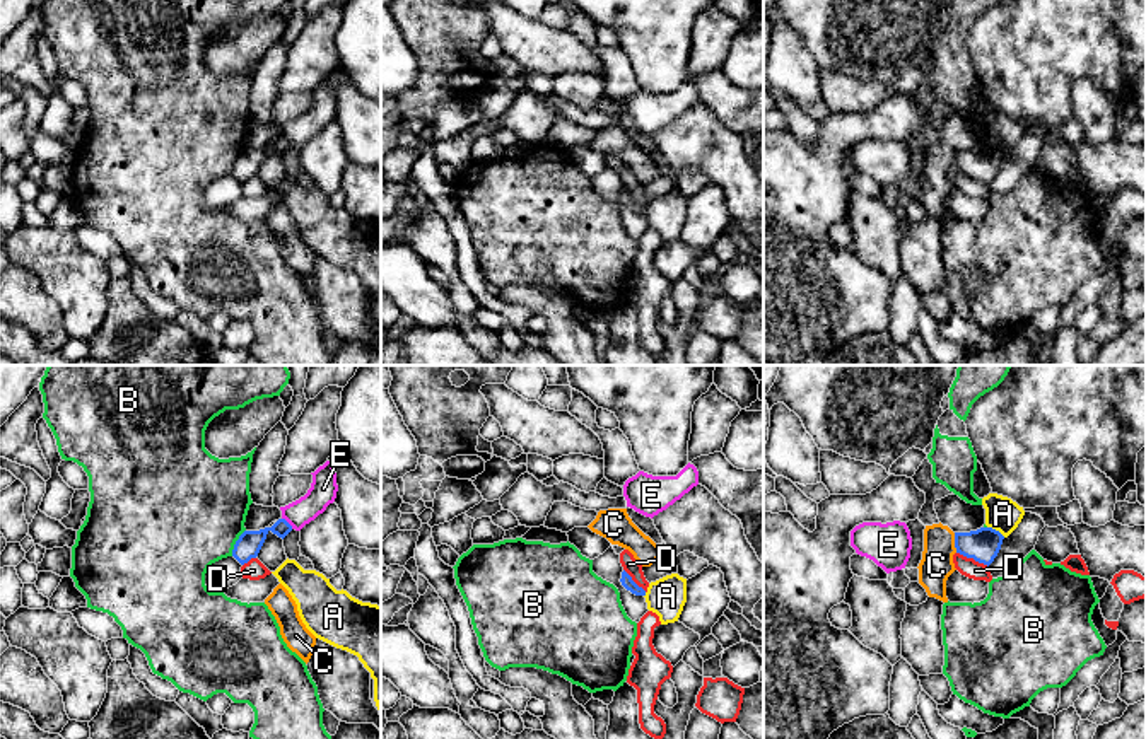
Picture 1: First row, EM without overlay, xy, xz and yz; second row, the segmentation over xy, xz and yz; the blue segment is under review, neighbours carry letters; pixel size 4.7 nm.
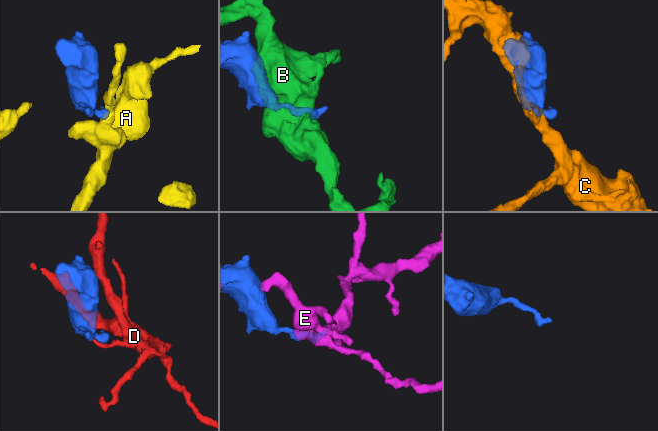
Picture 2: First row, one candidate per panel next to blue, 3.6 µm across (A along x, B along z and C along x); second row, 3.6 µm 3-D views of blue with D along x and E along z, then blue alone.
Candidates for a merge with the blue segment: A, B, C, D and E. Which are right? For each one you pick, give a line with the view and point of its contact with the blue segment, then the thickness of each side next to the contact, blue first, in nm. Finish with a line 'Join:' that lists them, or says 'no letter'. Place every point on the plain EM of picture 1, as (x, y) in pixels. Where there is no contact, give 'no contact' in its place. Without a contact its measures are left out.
Join: no letter

